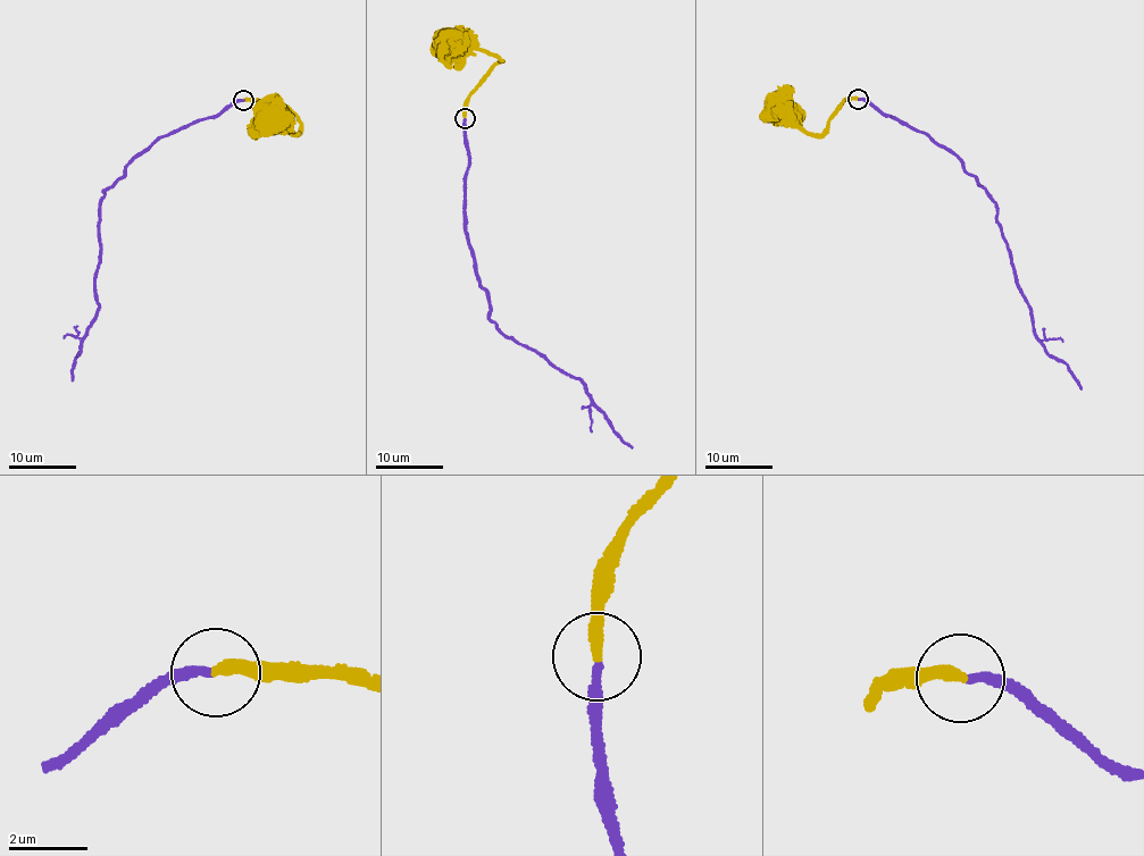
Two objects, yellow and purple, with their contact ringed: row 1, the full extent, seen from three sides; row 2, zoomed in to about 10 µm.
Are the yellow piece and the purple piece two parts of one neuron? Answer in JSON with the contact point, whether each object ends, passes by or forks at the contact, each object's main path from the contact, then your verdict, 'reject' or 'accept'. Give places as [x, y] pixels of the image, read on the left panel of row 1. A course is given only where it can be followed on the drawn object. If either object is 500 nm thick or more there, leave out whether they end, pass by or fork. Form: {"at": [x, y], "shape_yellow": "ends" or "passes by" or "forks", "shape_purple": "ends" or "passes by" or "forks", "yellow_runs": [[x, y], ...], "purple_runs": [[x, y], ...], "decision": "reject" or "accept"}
{"at": [243, 100], "shape_yellow": "ends", "shape_purple": "ends", "yellow_runs": [[244, 100], [277, 102], [292, 111], [300, 126], [298, 133], [291, 134], [280, 118], [269, 117]], "purple_runs": [[243, 100], [235, 100], [216, 115], [155, 140], [103, 192], [99, 206], [97, 319], [80, 349], [72, 380]], "decision": "accept"}

